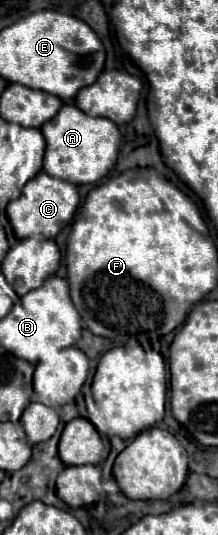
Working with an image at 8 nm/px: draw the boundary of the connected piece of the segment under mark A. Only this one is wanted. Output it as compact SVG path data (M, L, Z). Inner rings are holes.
M64 104L62 110L40 130L46 140L44 172L54 178L72 184L94 184L116 164L122 136L116 124L108 118L90 118L88 114L82 114L78 106Z

